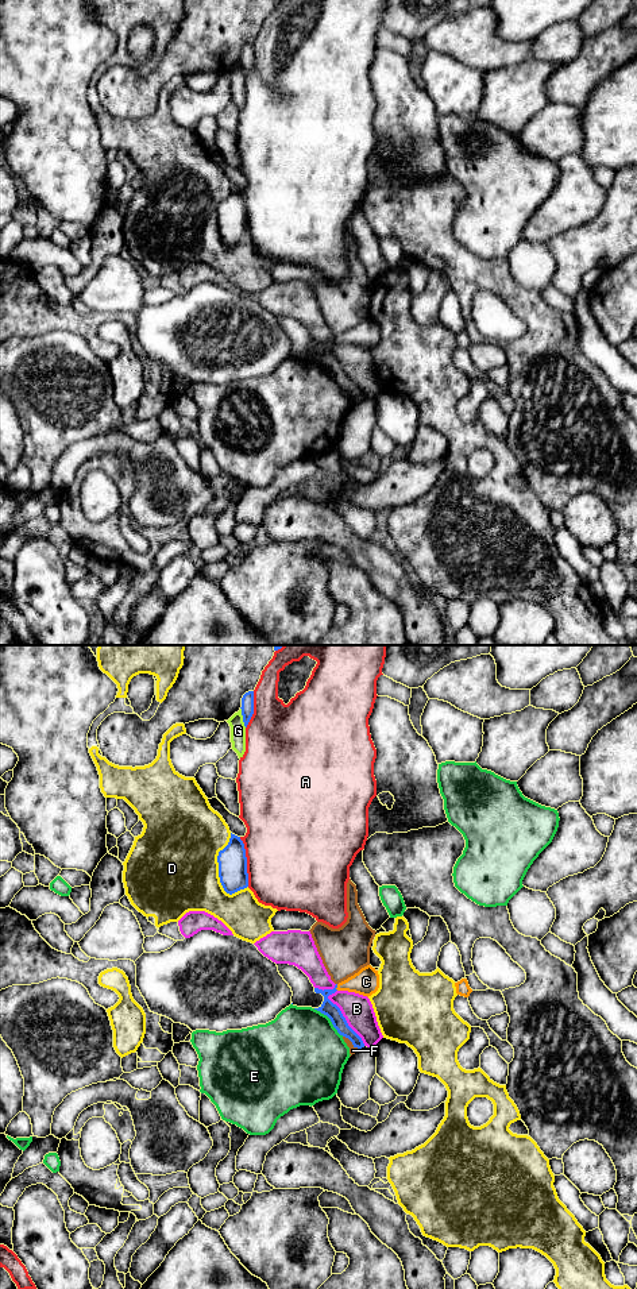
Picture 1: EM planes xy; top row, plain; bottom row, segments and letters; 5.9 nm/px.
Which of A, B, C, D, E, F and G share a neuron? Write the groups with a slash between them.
A / B / C / D / E / F / G

